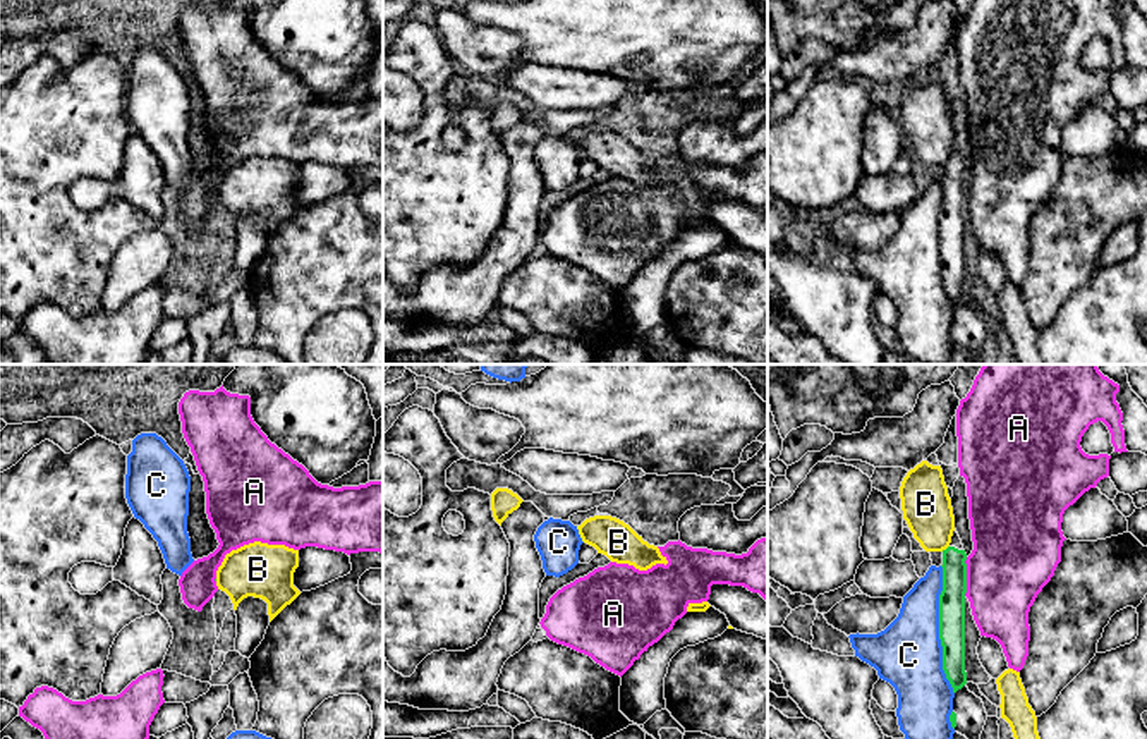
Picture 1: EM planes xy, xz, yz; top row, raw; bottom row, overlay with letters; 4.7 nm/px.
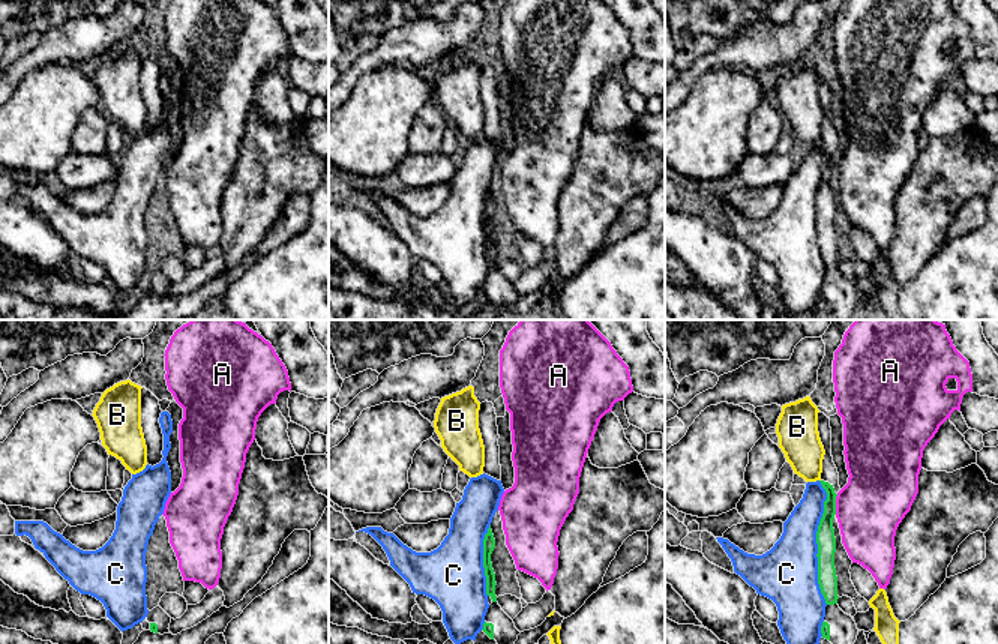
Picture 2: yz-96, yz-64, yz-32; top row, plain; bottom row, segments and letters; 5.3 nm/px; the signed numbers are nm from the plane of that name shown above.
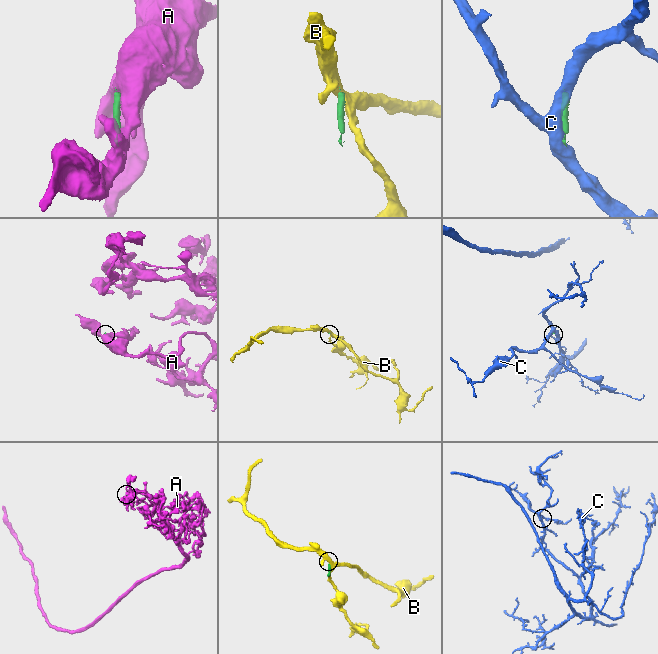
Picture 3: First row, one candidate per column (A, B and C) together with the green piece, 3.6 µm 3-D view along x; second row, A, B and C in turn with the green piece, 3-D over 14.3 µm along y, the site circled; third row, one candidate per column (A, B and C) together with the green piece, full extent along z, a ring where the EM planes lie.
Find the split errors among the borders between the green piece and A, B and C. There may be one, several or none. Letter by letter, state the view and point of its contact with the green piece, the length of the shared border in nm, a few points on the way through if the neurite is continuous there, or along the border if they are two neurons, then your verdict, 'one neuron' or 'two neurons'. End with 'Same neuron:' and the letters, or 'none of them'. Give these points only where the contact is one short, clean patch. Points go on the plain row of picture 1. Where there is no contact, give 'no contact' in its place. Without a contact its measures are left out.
A: meets green in yz at (965, 191); contact 180 nm long; border along yz (967, 172), (964, 210); two neurons
B: meets green in yz at (946, 164); contact 50 nm long; border along yz (948, 160), (941, 165); two neurons
C: meets green in yz at (940, 244); contact 600 nm long; two neurons
Same neuron: none of them

